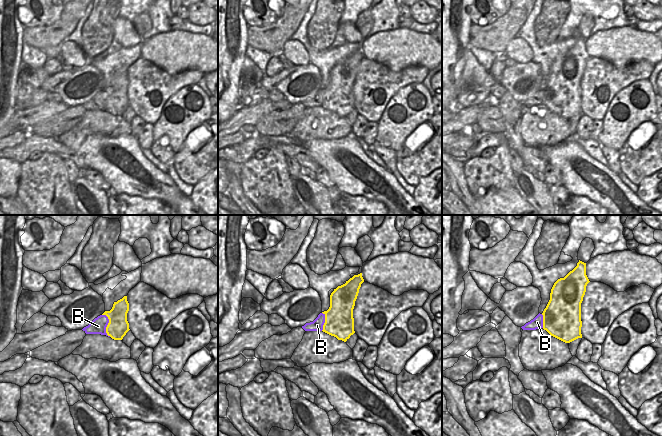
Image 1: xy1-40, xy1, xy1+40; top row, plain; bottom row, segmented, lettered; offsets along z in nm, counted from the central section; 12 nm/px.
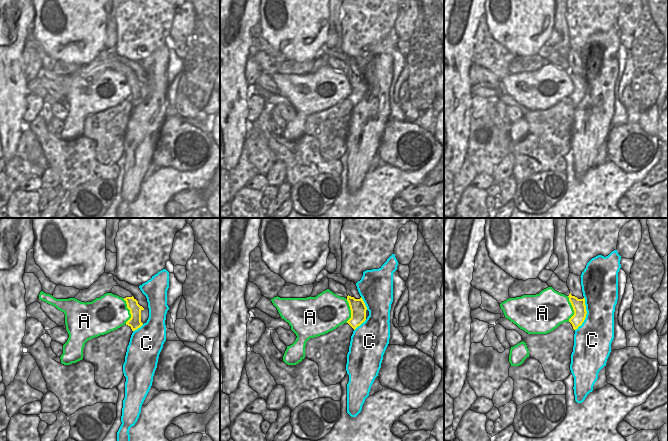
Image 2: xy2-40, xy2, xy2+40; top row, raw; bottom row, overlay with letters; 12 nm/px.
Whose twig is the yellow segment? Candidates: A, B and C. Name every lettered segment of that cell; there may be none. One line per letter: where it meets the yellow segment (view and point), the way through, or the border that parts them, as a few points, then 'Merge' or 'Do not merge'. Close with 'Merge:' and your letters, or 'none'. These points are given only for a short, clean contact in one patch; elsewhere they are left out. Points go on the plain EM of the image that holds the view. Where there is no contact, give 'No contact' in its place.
A: Touches yellow at xy2-40 (130, 87). Do not merge
B: Touches yellow at xy1-40 (107, 101). Do not merge
C: Touches yellow at xy2+40 (586, 89). Do not merge
Merge: none.

